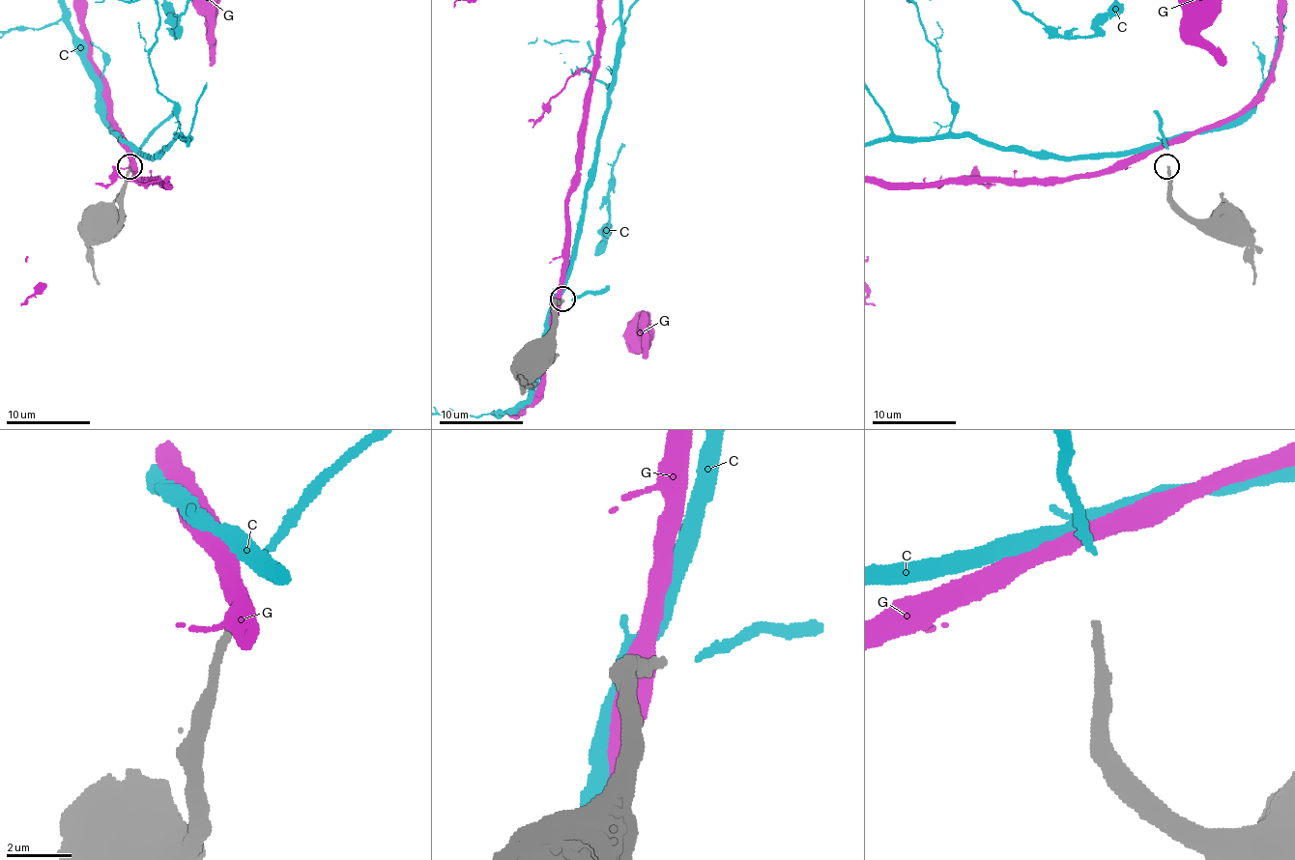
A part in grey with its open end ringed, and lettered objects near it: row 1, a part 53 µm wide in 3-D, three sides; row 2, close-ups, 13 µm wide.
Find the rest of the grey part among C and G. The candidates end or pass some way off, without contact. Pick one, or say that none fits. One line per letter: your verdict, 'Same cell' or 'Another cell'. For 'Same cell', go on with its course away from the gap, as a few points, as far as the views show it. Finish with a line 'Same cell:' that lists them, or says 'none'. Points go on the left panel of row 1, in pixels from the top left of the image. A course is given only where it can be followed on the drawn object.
C: Same cell
G: Another cell
Same cell: C

